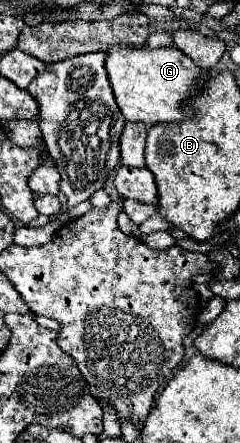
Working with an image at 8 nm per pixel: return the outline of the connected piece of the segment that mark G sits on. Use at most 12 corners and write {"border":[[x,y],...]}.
{"border":[[110,46],[104,68],[126,120],[190,116],[200,68],[176,46]]}

